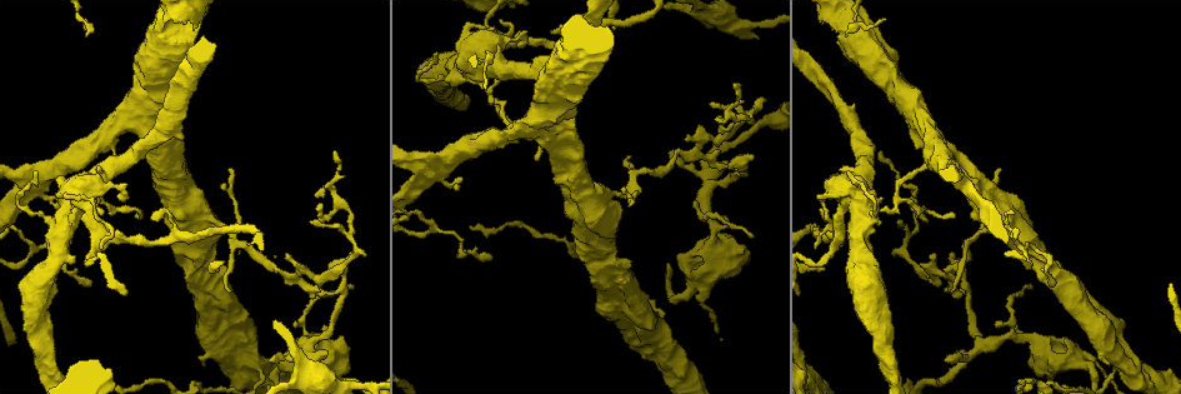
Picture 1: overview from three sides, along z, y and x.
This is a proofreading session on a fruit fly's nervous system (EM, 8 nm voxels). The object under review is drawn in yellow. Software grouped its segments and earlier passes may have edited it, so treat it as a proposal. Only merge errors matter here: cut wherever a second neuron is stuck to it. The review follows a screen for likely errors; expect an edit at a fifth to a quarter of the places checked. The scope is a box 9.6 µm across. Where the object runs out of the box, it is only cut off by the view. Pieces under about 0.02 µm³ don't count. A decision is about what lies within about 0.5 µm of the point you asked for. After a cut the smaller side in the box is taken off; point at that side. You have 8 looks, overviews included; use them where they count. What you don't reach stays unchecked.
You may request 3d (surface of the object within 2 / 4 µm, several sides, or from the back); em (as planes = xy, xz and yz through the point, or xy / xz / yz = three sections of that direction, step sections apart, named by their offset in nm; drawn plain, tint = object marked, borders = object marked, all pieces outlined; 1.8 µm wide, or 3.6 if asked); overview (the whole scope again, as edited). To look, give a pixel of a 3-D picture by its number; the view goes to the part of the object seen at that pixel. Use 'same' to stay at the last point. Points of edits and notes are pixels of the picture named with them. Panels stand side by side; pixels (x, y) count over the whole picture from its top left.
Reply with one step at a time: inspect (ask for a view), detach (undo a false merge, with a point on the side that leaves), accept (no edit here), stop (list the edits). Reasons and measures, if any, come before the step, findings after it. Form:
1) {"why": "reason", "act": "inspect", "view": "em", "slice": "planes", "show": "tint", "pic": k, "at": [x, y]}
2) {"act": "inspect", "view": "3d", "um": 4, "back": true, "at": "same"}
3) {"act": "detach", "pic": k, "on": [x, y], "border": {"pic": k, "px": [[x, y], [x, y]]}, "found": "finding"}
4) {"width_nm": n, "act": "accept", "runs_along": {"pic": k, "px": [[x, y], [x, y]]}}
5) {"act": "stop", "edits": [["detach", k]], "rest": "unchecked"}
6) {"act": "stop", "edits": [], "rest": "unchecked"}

{"why": "three-way junction", "act": "inspect", "view": "3d", "um": 4, "pic": 1, "at": [700, 283]}

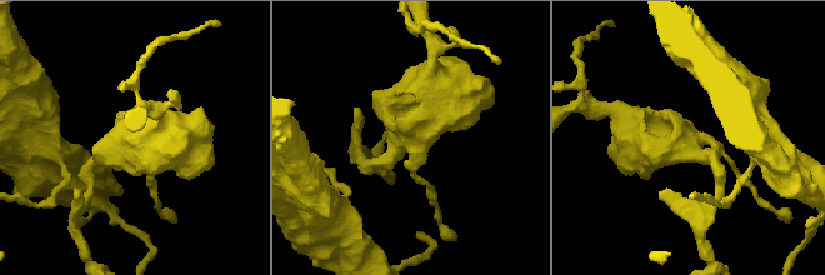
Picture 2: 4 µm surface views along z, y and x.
{"arms": 3, "why": "shape alone is not enough", "act": "inspect", "view": "em", "slice": "planes", "show": "tint", "pic": 2, "at": [695, 137]}

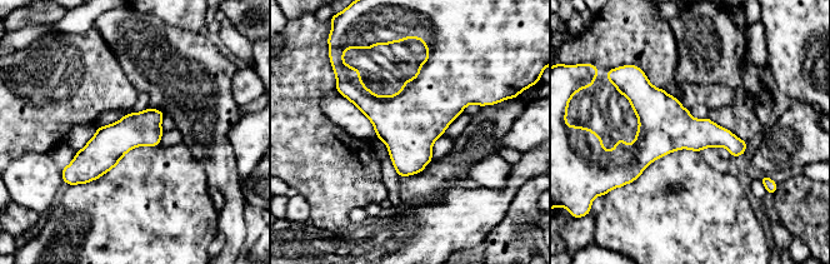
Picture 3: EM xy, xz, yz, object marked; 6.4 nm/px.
{"act": "accept", "runs_along": {"pic": 3, "px": [[159, 114], [81, 170], [66, 172]]}, "found": "continuous, no second neuron"}

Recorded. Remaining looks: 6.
{"why": "thick turns thin", "act": "inspect", "view": "3d", "um": 4, "pic": 1, "at": [208, 218]}

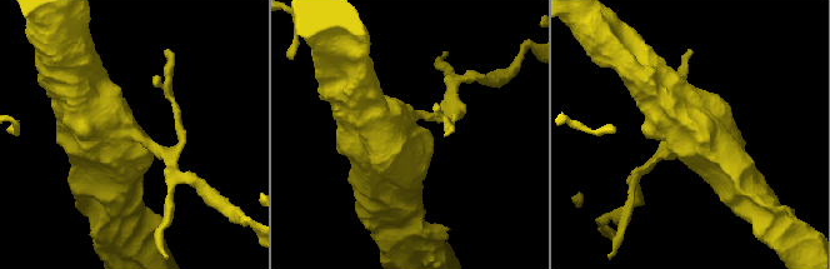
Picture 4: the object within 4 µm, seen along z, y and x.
{"why": "shape alone is not enough", "act": "inspect", "view": "em", "slice": "planes", "show": "tint", "pic": 4, "at": [410, 121]}

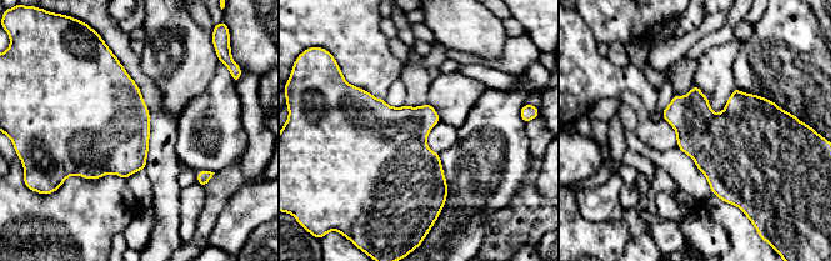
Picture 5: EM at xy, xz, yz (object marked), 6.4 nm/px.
{"act": "accept", "found": "all the same neuron"}

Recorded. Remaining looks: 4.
{"why": "sharp bend", "act": "inspect", "view": "3d", "um": 4, "pic": 1, "at": [860, 204]}

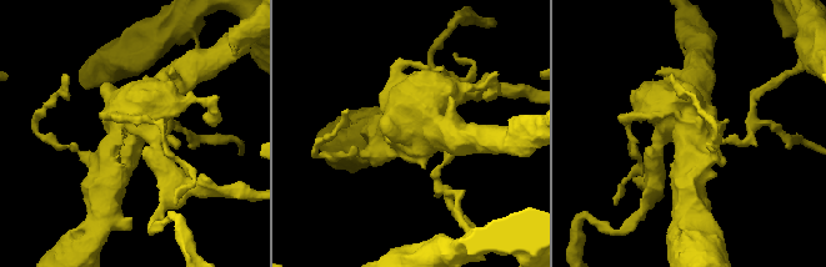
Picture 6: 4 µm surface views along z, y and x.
{"arms": 4, "act": "inspect", "view": "em", "slice": "planes", "show": "tint", "pic": 6, "at": [132, 131]}

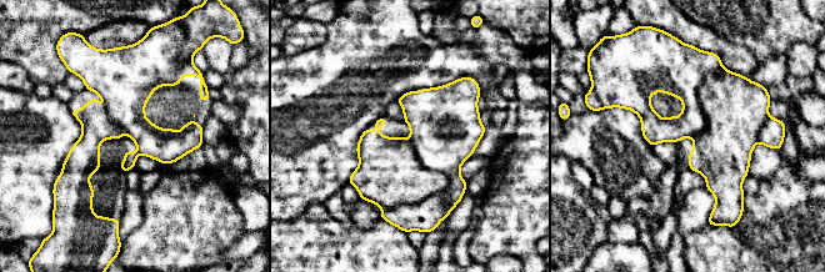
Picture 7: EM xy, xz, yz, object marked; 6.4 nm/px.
{"act": "detach", "pic": 7, "on": [444, 152], "border": {"pic": 7, "px": [[410, 140], [448, 186], [383, 208]]}, "found": "two neurons meet here"}

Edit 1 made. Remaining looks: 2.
{"act": "stop", "edits": [["detach", 7]], "rest": "unchecked"}

